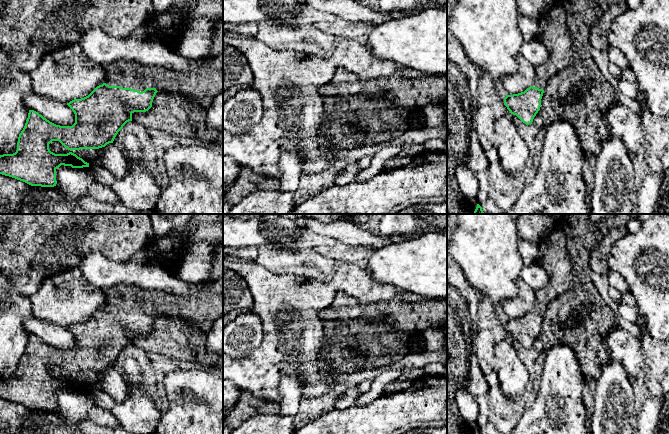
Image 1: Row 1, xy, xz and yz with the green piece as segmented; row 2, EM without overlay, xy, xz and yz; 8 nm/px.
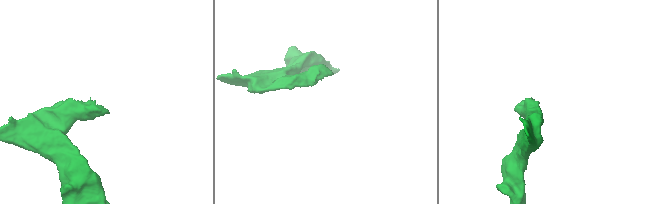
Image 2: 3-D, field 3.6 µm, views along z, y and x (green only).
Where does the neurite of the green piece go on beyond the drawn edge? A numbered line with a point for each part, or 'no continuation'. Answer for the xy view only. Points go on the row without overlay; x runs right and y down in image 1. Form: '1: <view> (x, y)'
1: xy (201, 310)

